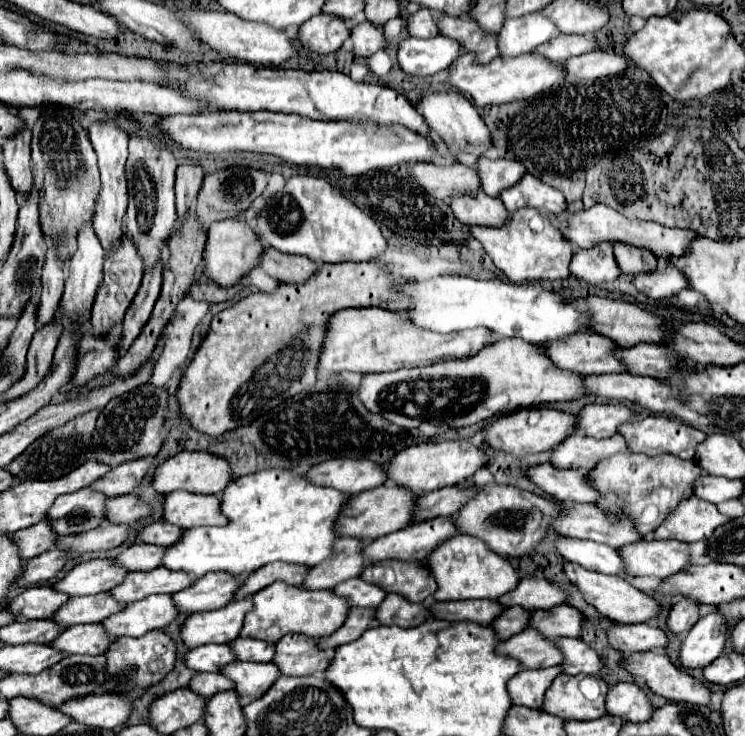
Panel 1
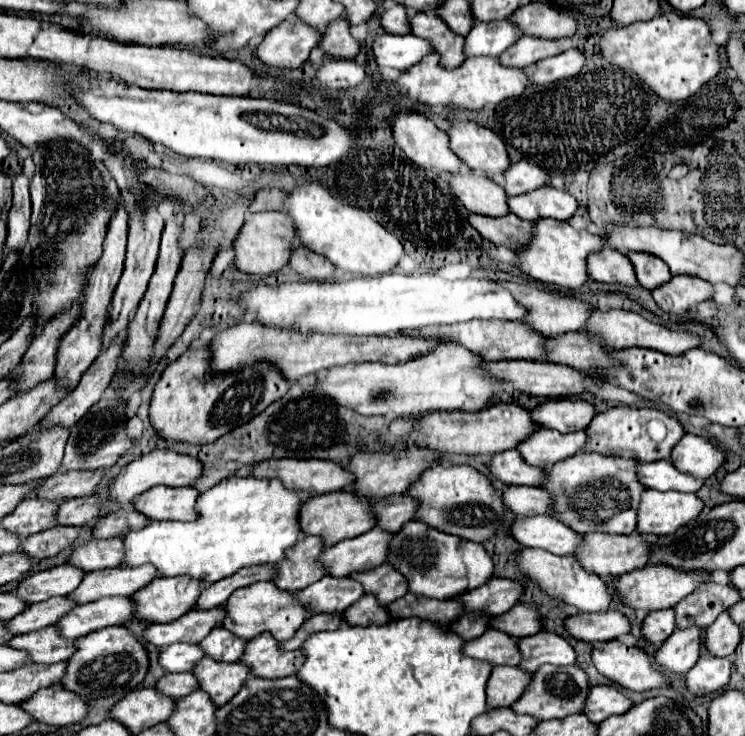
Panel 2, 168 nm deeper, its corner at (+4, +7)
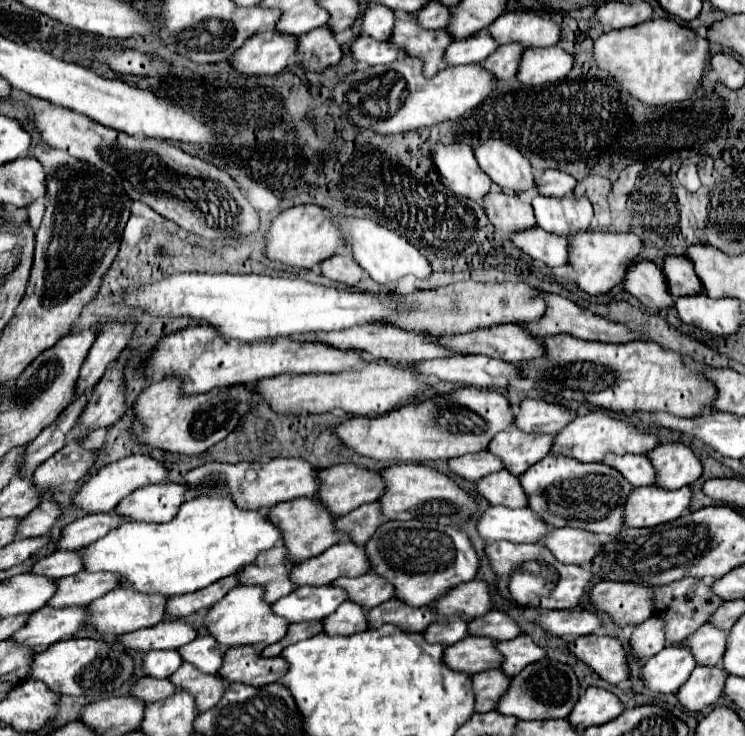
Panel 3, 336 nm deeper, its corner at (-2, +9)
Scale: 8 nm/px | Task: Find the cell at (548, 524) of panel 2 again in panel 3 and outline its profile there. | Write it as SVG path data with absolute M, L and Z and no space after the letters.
M489 506L477 518L477 532L485 542L539 542L539 536L547 534L547 530L547 524L527 508L511 510L503 506Z

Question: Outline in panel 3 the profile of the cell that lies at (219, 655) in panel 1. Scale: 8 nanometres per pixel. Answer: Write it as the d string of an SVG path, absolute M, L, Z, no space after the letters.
M151 650L143 656L143 672L151 678L167 678L167 674L173 674L181 664L183 660L177 650Z

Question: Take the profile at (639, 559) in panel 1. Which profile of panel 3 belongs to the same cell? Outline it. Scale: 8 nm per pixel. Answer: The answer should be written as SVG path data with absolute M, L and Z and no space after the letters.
M555 528L547 532L539 542L549 548L551 554L563 564L589 564L601 546L595 534L571 528Z

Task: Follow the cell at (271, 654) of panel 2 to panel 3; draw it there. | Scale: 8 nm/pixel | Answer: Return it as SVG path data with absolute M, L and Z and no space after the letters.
M251 646L229 648L223 654L223 664L217 672L225 682L241 682L253 688L261 688L279 682L287 672L283 658L259 658L259 652Z

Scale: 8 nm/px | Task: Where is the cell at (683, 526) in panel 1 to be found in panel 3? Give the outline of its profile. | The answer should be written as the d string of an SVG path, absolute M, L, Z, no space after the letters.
M655 486L635 488L623 510L625 524L631 528L657 526L679 518L691 504L691 490L659 490Z

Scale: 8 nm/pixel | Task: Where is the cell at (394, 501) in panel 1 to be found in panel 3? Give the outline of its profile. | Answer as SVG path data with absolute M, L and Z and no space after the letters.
M295 498L289 502L281 502L269 508L267 516L275 526L283 532L283 546L287 546L289 560L293 564L299 564L303 560L309 560L311 556L319 556L333 544L337 544L341 538L345 538L341 532L335 530L335 518L327 512L325 506L319 506L319 502L313 502L313 498Z

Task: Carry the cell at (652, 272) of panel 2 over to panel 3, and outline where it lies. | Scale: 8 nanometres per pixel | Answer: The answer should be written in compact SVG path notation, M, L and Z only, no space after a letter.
M677 256L677 258L667 258L667 262L663 262L663 272L667 276L669 282L669 290L675 298L679 296L695 296L695 294L703 294L705 288L699 280L699 276L693 270L693 262L685 256Z

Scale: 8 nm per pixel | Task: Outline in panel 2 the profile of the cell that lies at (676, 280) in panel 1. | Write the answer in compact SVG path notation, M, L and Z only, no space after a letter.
M673 276L673 280L661 284L659 288L651 290L653 300L671 314L681 314L689 310L693 304L709 300L713 294L711 284L697 278L697 276Z

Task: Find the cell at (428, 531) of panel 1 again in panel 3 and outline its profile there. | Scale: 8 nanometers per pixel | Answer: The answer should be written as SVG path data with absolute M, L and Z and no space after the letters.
M339 540L323 554L309 558L291 568L291 582L295 588L301 586L323 586L331 584L339 576L361 576L367 568L367 556L363 554L363 546L355 546L349 540Z

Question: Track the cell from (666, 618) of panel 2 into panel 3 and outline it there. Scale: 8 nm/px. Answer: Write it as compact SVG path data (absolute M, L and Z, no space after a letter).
M651 616L647 622L639 624L629 640L631 652L639 660L649 660L657 652L665 648L665 634L663 634L663 622L659 618Z

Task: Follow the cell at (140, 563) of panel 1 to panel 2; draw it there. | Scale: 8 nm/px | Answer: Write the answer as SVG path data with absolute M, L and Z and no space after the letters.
M109 538L109 540L91 540L77 546L67 562L91 572L91 570L117 568L123 564L123 558L125 558L125 546L121 538Z

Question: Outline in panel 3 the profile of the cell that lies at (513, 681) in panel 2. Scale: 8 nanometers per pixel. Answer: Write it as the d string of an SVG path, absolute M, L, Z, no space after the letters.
M485 670L471 676L471 690L475 694L475 712L489 712L495 708L495 702L505 694L509 676L503 676L499 670Z

